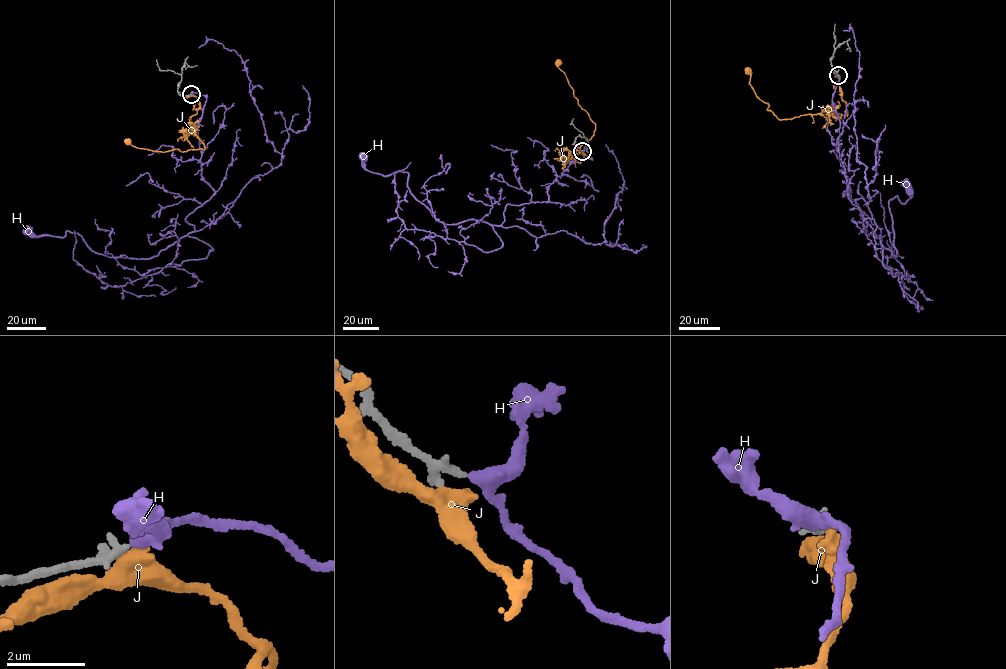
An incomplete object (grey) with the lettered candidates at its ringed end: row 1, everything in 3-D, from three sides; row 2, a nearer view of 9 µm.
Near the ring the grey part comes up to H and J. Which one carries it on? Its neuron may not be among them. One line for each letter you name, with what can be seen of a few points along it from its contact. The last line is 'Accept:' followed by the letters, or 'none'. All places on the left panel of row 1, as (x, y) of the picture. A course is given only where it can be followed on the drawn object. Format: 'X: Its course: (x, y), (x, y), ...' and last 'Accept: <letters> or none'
H: Its course: (191, 94), (206, 99), (199, 148), (214, 194), (186, 217), (194, 231), (145, 259), (28, 230)
Accept: H

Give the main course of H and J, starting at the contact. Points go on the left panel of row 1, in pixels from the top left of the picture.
H: (191, 94), (206, 99), (199, 148), (214, 194), (186, 217), (194, 231), (145, 259), (28, 230)
J: (191, 94), (199, 104), (191, 117), (191, 134), (195, 130), (204, 149), (153, 151), (128, 140)

